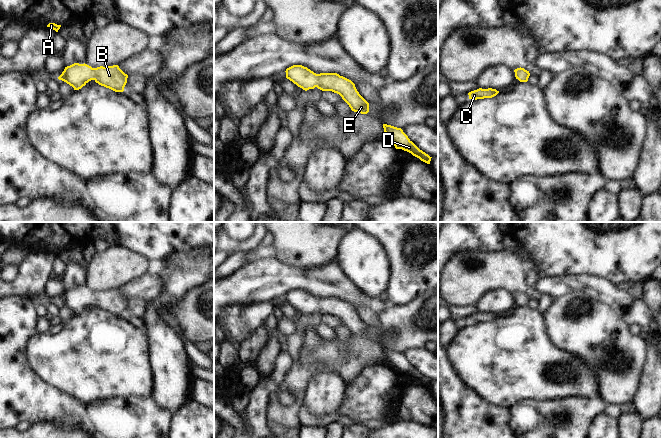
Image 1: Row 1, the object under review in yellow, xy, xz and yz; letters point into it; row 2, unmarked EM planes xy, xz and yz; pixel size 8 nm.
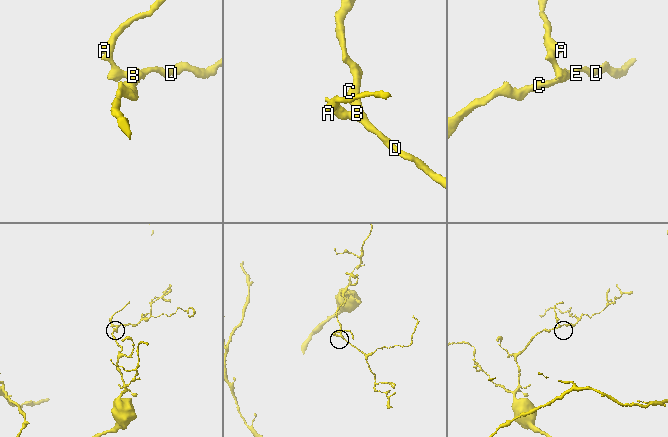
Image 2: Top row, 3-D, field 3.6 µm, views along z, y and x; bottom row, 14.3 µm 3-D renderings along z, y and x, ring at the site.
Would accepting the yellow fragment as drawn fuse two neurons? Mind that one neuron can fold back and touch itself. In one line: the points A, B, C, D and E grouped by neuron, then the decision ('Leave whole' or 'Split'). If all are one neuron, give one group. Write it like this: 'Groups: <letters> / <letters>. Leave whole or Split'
Groups: A B C D E. Leave whole.

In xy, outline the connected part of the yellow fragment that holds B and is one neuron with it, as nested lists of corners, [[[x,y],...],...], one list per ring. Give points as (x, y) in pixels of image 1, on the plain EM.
[[[74,287],[65,291],[58,301],[72,310],[74,314],[79,314],[89,305],[94,304],[101,310],[109,312],[115,316],[123,316],[127,307],[128,299],[125,298],[118,289],[92,292],[87,288]]]

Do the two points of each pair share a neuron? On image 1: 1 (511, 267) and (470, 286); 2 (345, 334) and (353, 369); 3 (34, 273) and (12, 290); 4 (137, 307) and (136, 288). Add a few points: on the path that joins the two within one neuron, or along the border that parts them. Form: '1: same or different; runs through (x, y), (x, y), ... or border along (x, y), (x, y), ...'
1: same; runs through (501, 270), (483, 273), (480, 276)
2: same; runs through (343, 343), (348, 360)
3: same; runs through (29, 278), (17, 288)
4: different; border along (128, 299), (142, 297), (147, 301)

